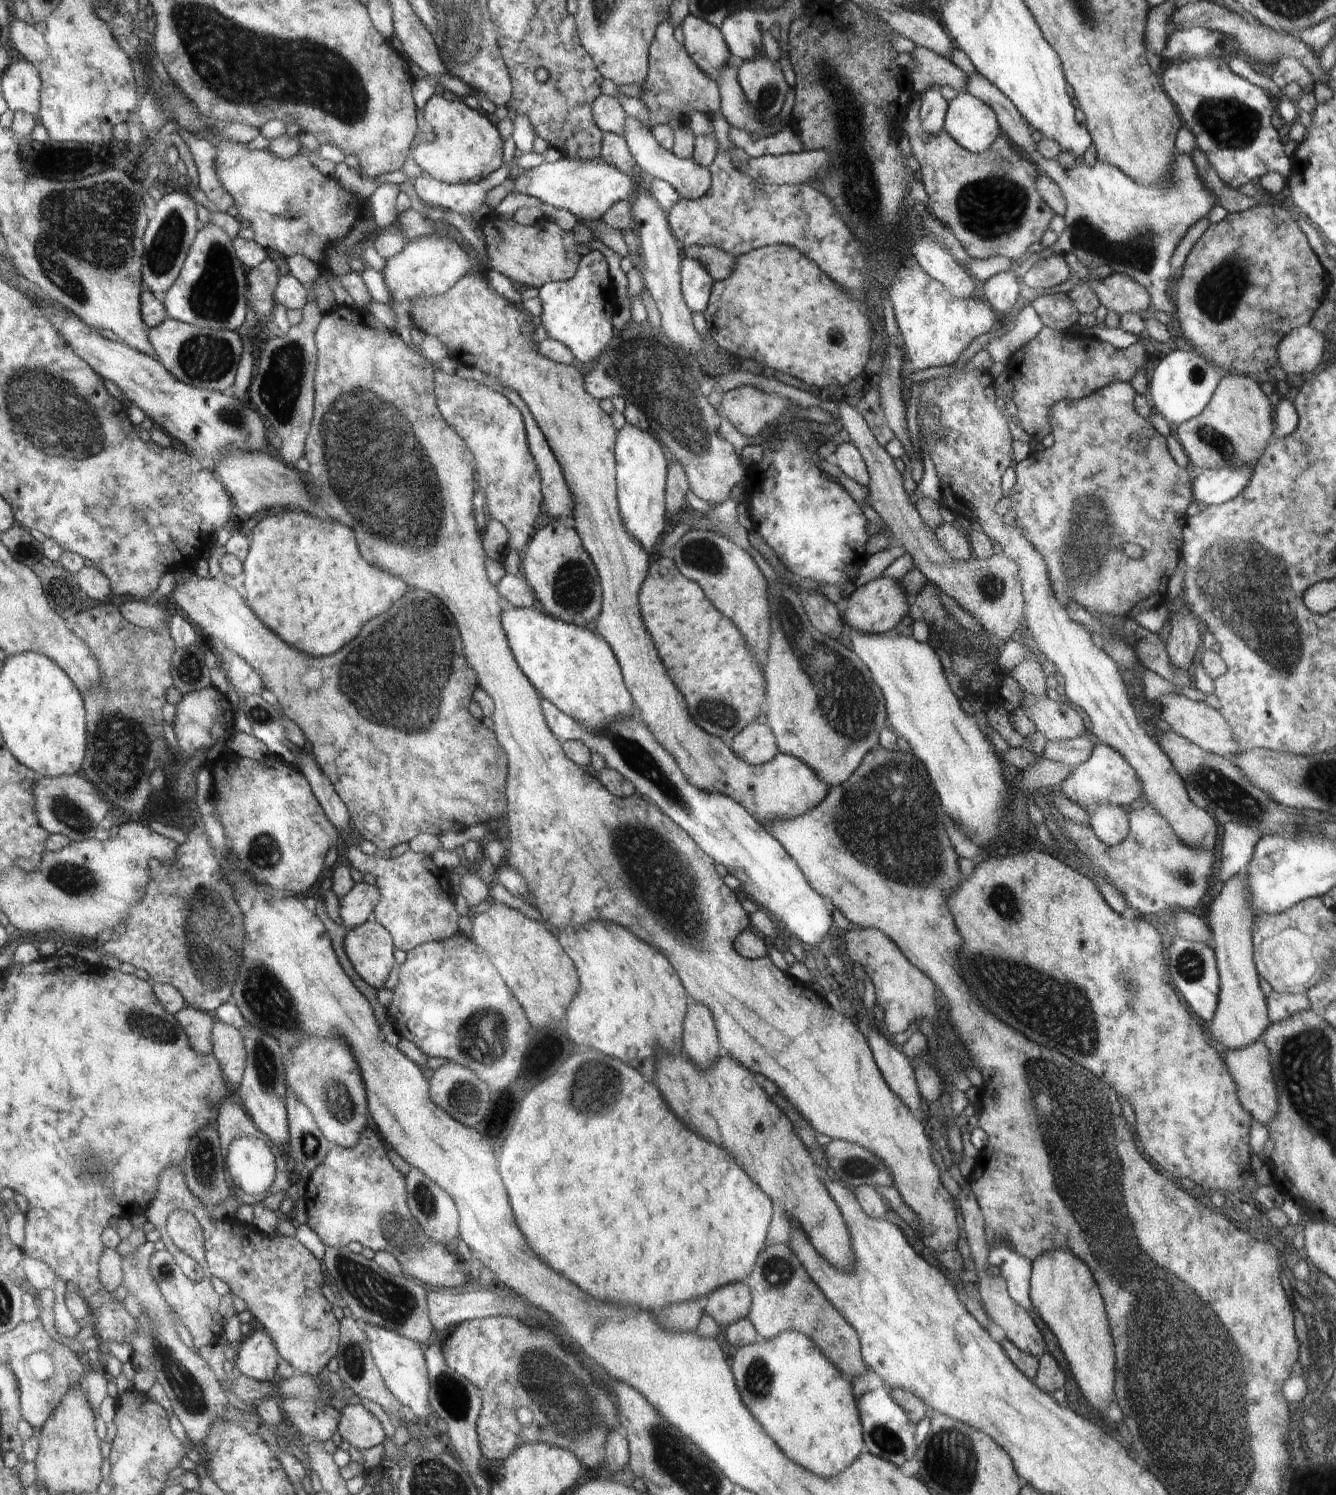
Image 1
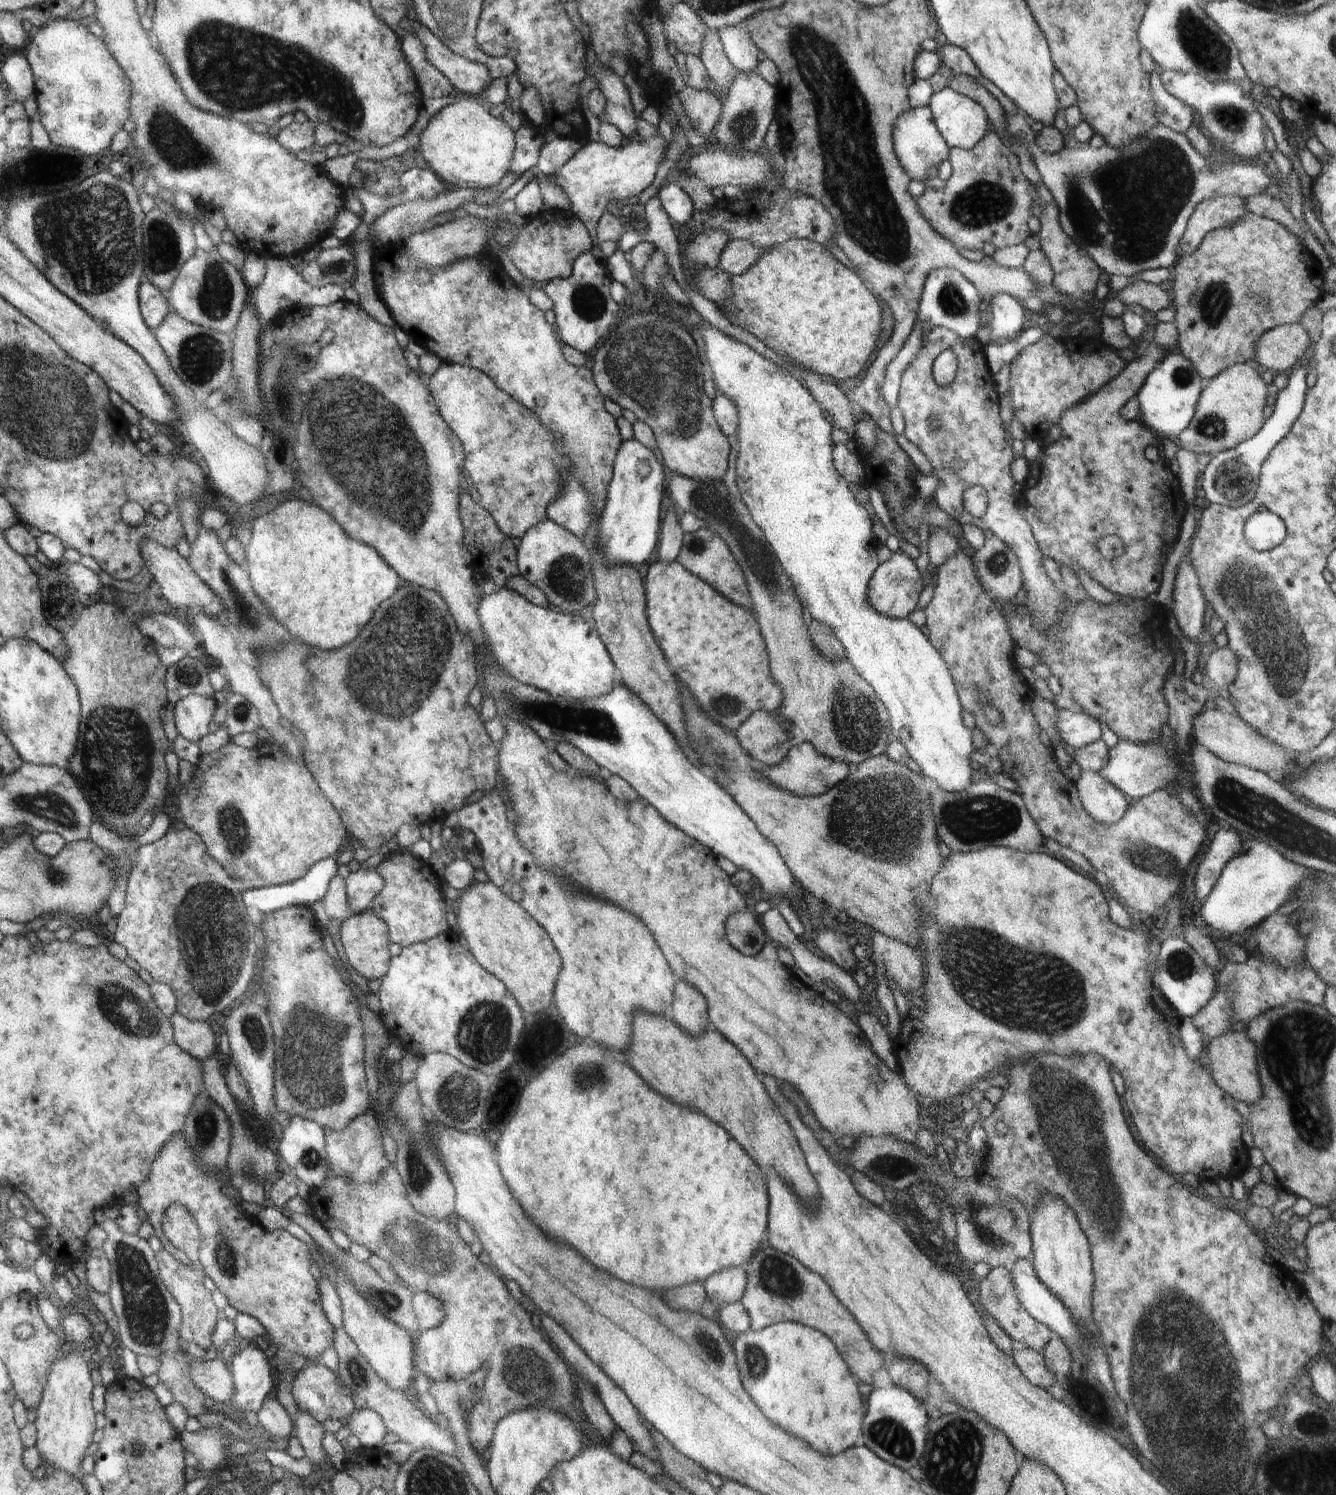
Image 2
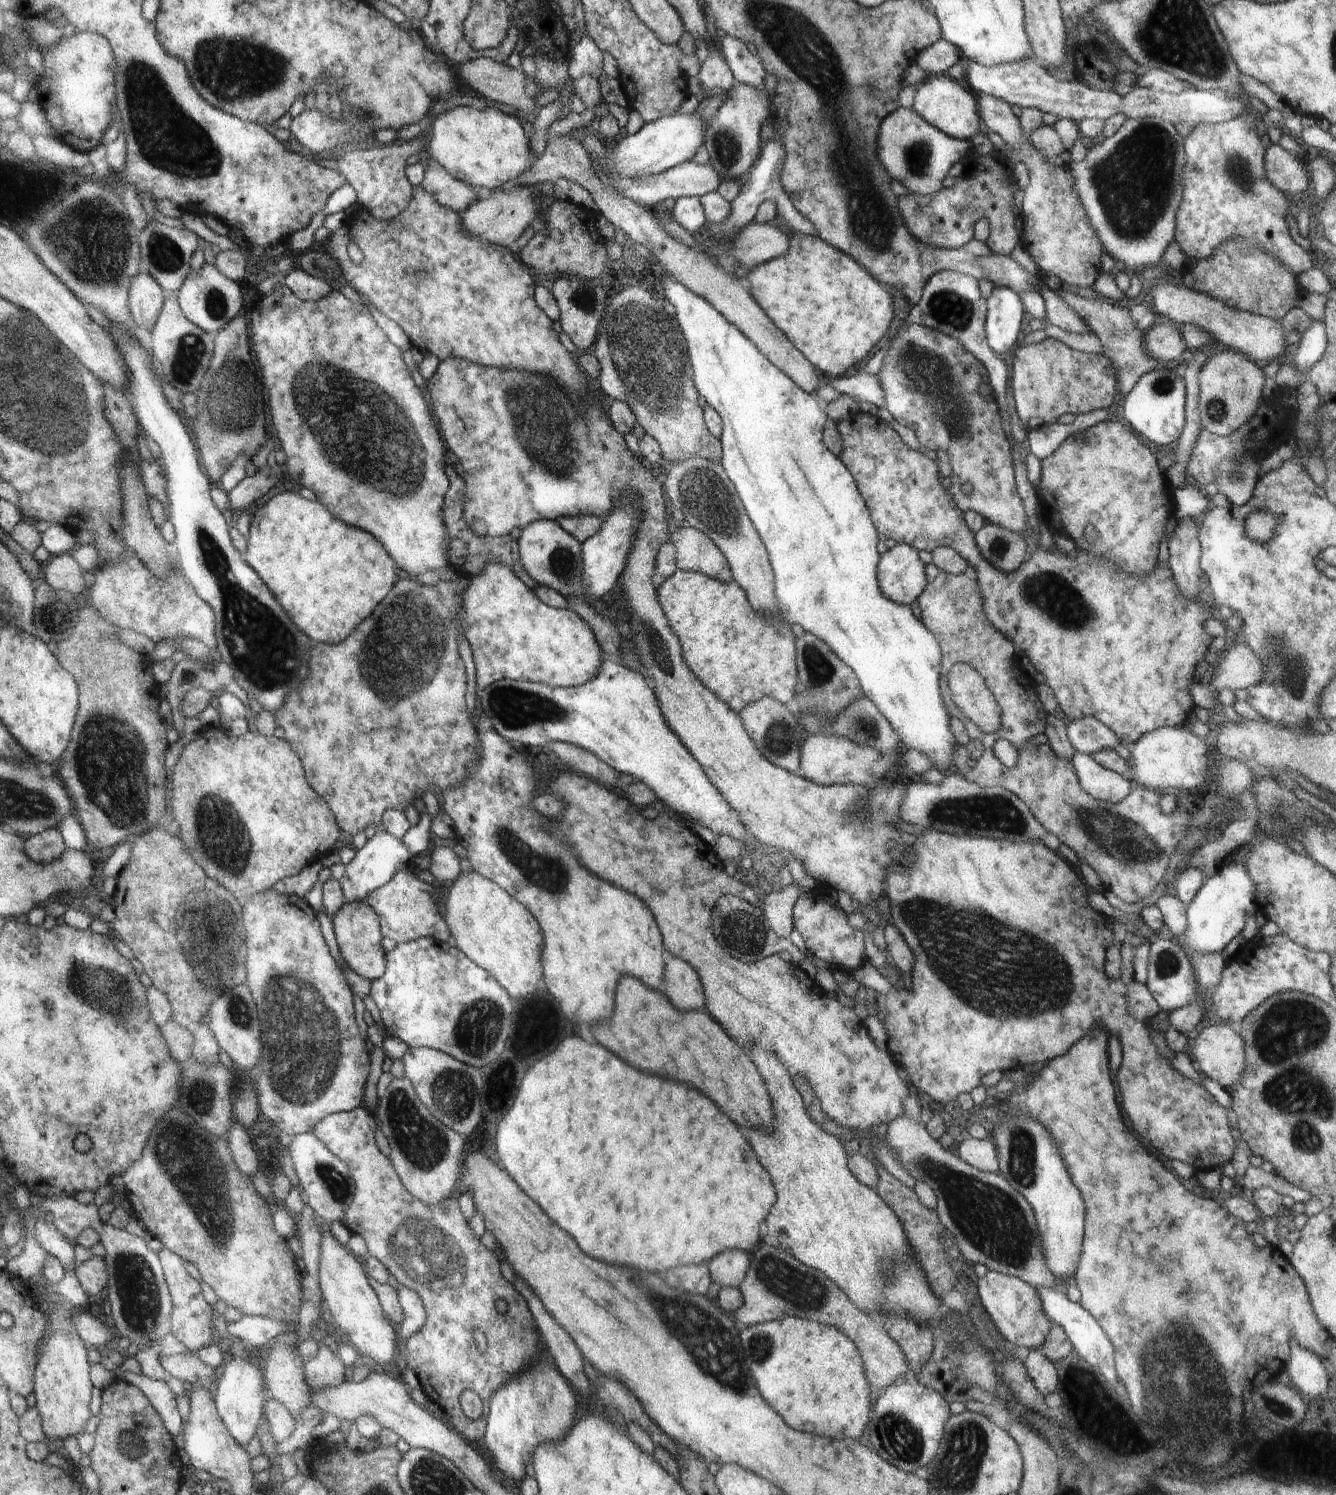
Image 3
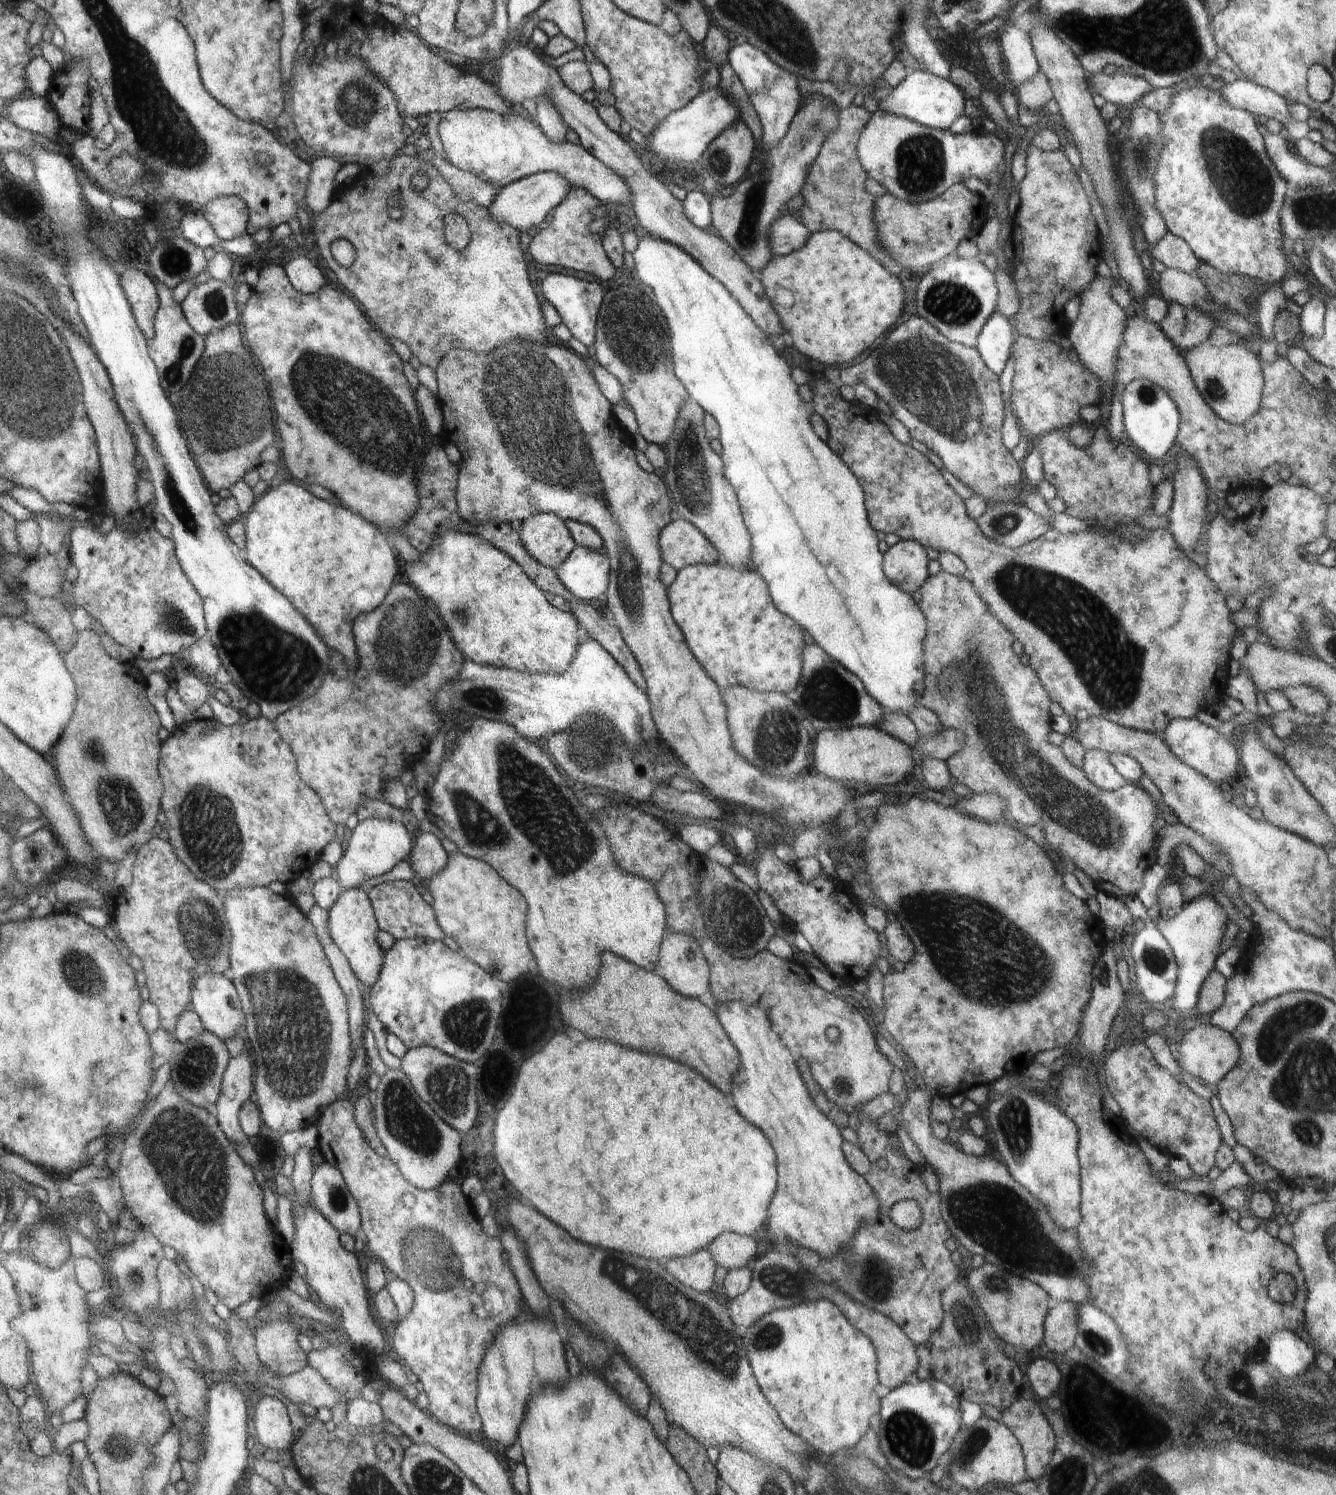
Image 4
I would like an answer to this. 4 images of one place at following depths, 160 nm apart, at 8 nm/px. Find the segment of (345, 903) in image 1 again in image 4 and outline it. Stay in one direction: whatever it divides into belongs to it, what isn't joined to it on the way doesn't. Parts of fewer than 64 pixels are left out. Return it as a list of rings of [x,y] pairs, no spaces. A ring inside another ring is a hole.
[[[366,819],[359,821],[342,858],[337,863],[336,874],[343,890],[360,889],[366,880],[376,876],[384,876],[390,872],[400,860],[406,860],[413,852],[412,840],[408,836],[408,829],[403,823],[396,823],[388,819]]]

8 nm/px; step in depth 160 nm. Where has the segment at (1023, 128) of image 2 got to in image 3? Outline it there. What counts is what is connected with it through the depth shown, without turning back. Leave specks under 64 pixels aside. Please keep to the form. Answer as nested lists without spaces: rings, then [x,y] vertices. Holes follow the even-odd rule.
[[[1138,117],[1127,119],[1113,136],[1089,143],[1089,150],[1082,161],[1071,160],[1066,165],[1073,179],[1073,192],[1100,241],[1101,250],[1110,254],[1119,267],[1139,273],[1156,267],[1175,240],[1176,217],[1183,201],[1183,170],[1186,163],[1183,137],[1174,124],[1158,117]],[[1272,144],[1265,150],[1266,180],[1285,194],[1299,197],[1308,186],[1310,172],[1304,160],[1289,154],[1280,145]]]

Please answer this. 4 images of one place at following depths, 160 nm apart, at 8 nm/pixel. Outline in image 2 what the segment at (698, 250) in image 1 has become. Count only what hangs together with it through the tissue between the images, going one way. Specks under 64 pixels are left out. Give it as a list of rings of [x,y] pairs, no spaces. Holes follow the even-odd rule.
[[[730,239],[723,248],[719,258],[718,268],[730,276],[747,271],[764,252],[746,239]]]

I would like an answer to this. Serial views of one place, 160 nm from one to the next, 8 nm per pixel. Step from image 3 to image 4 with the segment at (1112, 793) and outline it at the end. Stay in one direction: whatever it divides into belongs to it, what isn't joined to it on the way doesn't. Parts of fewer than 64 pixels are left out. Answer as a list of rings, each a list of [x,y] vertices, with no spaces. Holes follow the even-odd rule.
[[[1086,749],[1083,756],[1084,774],[1087,779],[1105,791],[1118,790],[1127,780],[1110,762],[1109,753],[1098,749]]]

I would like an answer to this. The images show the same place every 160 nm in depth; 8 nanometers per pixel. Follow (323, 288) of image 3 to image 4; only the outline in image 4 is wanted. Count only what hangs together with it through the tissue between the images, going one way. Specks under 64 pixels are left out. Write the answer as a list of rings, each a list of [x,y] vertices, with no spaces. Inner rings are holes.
[[[300,255],[290,260],[284,268],[286,268],[288,280],[301,293],[311,295],[325,285],[320,269],[306,256]]]

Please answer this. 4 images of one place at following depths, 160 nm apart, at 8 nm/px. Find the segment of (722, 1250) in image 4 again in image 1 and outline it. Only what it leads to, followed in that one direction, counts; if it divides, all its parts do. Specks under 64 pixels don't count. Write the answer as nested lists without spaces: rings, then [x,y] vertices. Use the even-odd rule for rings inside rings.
[[[746,1281],[732,1282],[728,1288],[718,1288],[718,1292],[707,1295],[702,1304],[704,1313],[714,1318],[723,1331],[728,1324],[748,1317],[752,1304],[751,1292]]]

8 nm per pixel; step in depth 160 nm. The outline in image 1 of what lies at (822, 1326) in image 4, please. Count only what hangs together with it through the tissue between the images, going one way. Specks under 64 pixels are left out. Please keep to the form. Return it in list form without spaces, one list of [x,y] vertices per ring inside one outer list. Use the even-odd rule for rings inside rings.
[[[784,1330],[772,1340],[766,1338],[766,1342],[754,1342],[736,1348],[732,1372],[736,1372],[736,1384],[740,1384],[740,1392],[744,1392],[744,1404],[752,1408],[752,1416],[764,1424],[768,1436],[772,1436],[772,1440],[776,1440],[776,1444],[788,1452],[788,1458],[802,1468],[808,1468],[818,1476],[836,1476],[862,1454],[865,1445],[858,1406],[852,1398],[852,1386],[838,1374],[836,1368],[832,1368],[832,1364],[802,1332]]]

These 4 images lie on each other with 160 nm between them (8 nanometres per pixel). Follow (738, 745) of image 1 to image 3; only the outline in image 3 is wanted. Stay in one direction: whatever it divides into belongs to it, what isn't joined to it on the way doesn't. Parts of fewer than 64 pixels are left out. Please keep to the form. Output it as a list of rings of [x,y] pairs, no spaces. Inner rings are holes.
[[[772,697],[762,698],[749,705],[739,716],[742,718],[743,727],[754,741],[756,748],[772,764],[791,772],[799,774],[799,752],[805,740],[805,732],[796,709],[787,706]]]

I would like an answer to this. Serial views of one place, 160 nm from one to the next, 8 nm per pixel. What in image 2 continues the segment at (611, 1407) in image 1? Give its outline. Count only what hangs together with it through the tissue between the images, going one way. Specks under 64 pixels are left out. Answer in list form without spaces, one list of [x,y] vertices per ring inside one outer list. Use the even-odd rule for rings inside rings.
[[[363,1112],[358,1117],[353,1119],[353,1122],[346,1127],[343,1131],[335,1131],[334,1129],[324,1128],[326,1132],[326,1149],[327,1160],[330,1161],[331,1169],[327,1174],[327,1183],[321,1184],[319,1187],[309,1191],[308,1203],[312,1209],[312,1216],[320,1223],[328,1232],[332,1230],[342,1231],[356,1244],[362,1244],[370,1250],[372,1255],[378,1255],[391,1261],[391,1264],[396,1266],[398,1273],[398,1280],[404,1280],[408,1286],[414,1290],[432,1293],[443,1300],[446,1311],[446,1322],[440,1324],[440,1328],[428,1330],[420,1334],[418,1346],[420,1348],[420,1372],[426,1374],[427,1378],[437,1380],[442,1379],[461,1379],[480,1370],[482,1362],[489,1362],[487,1369],[487,1376],[483,1384],[483,1392],[481,1400],[475,1405],[470,1414],[467,1415],[469,1437],[471,1445],[475,1448],[477,1453],[481,1456],[485,1450],[489,1449],[495,1432],[495,1426],[507,1414],[524,1411],[525,1409],[532,1408],[532,1406],[548,1406],[553,1413],[557,1413],[562,1417],[581,1417],[579,1413],[581,1410],[580,1404],[580,1384],[576,1384],[576,1372],[572,1372],[572,1364],[568,1364],[568,1360],[564,1360],[562,1352],[556,1352],[556,1344],[552,1344],[552,1340],[548,1340],[548,1336],[544,1336],[544,1332],[540,1332],[540,1328],[532,1326],[532,1316],[528,1316],[519,1302],[516,1302],[515,1297],[511,1295],[511,1288],[508,1288],[508,1279],[500,1276],[496,1268],[489,1268],[486,1264],[482,1263],[472,1250],[472,1244],[468,1244],[468,1240],[464,1240],[464,1236],[460,1236],[460,1228],[456,1228],[456,1224],[448,1224],[448,1222],[438,1222],[438,1220],[430,1220],[428,1216],[418,1214],[415,1208],[412,1208],[410,1197],[406,1196],[407,1192],[402,1186],[402,1178],[398,1176],[398,1170],[394,1164],[388,1162],[388,1158],[384,1156],[384,1146],[382,1146],[382,1134],[380,1134],[380,1126],[378,1120],[372,1116],[372,1112]]]

